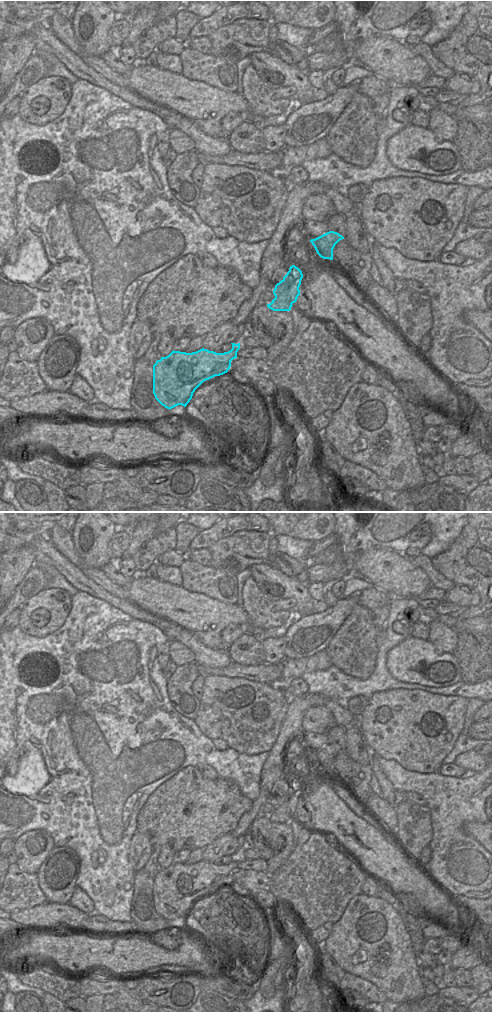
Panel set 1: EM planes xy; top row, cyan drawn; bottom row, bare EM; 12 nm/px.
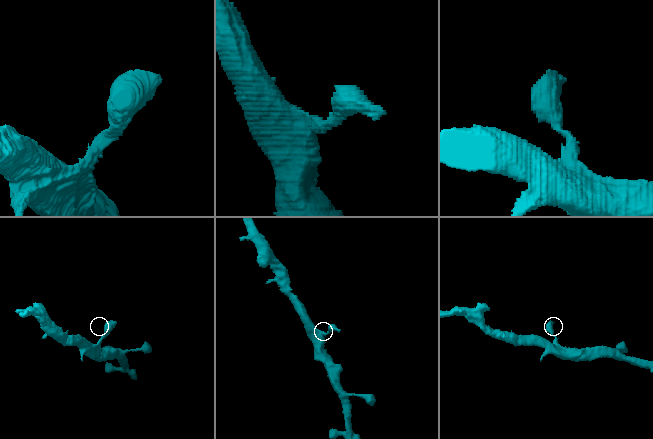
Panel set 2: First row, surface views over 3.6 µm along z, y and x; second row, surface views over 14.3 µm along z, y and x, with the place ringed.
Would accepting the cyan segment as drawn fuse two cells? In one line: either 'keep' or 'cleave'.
keep

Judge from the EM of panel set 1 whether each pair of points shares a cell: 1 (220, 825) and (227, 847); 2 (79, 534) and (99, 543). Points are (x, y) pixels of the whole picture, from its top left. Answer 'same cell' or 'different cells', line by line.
1: different cells
2: same cell

